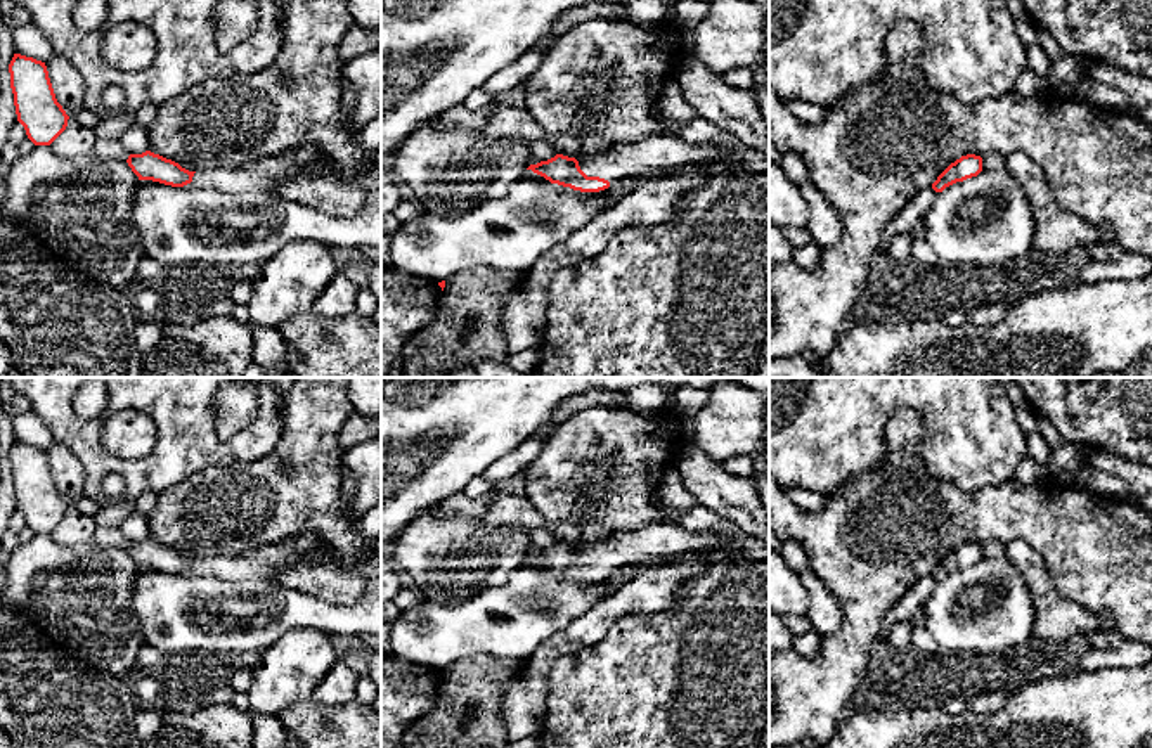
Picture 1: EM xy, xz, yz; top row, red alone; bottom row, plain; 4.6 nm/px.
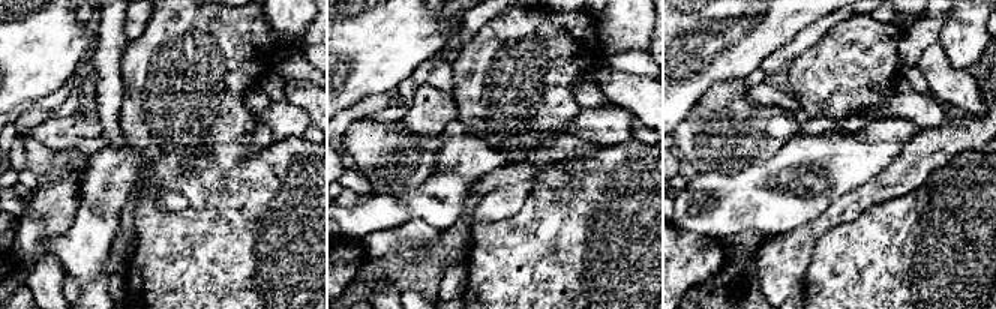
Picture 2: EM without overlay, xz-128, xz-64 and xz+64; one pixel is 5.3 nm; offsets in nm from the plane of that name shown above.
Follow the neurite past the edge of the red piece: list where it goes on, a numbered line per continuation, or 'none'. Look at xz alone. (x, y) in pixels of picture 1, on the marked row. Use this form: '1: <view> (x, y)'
1: xz (662, 151)

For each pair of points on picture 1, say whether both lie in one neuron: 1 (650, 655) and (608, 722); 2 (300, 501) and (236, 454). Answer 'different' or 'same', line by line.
1: same
2: different

